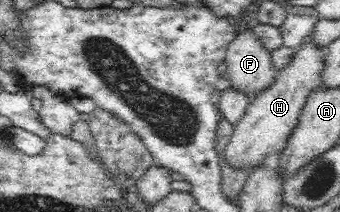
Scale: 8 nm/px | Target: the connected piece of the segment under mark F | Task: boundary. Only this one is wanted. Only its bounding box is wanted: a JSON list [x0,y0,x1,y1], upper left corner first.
[224,29,278,100]

